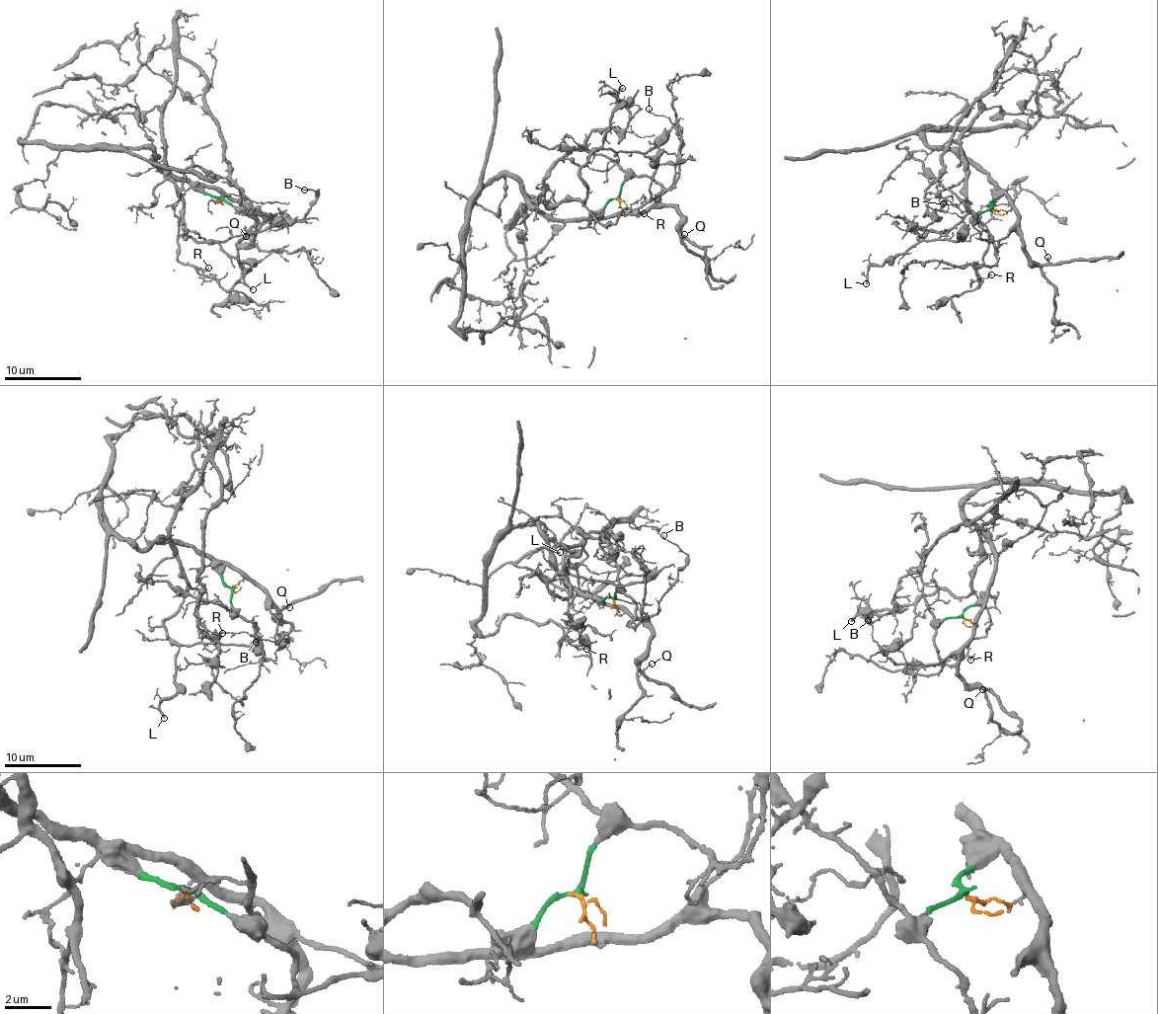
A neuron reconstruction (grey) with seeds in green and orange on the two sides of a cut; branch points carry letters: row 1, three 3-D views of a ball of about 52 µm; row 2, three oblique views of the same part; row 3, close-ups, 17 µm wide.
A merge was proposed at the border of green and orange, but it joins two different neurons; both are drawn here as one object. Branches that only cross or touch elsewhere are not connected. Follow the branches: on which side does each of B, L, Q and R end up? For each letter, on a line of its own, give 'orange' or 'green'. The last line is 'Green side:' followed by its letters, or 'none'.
B: orange
L: green
Q: orange
R: green
Green side: L, R

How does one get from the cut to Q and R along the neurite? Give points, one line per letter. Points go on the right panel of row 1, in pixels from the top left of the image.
Q: (991, 207), (1009, 210), (1011, 207), (1020, 213), (1024, 253), (1031, 262), (1043, 265), (1049, 261), (1047, 257)
R: (991, 207), (971, 214), (941, 159), (1003, 62), (962, 138), (968, 211), (988, 233), (979, 278), (991, 273)

